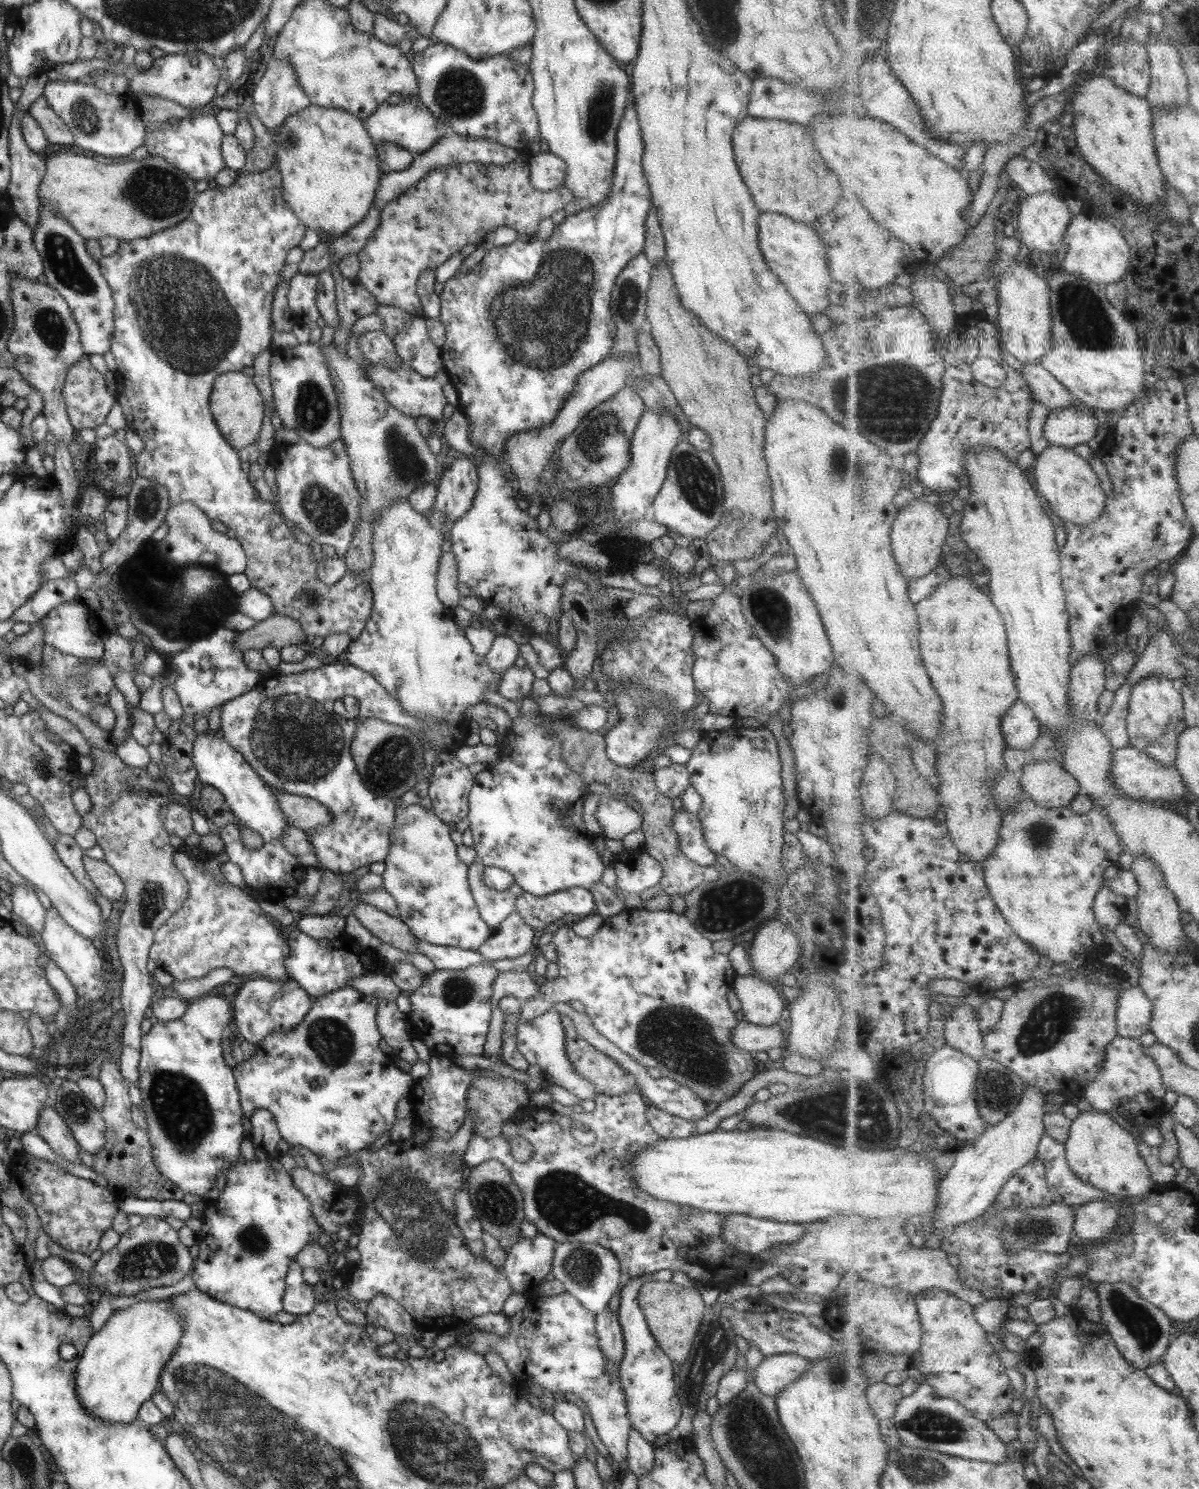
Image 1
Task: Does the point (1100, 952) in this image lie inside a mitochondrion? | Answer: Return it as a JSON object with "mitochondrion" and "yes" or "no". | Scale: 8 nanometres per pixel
{"mitochondrion":"no"}

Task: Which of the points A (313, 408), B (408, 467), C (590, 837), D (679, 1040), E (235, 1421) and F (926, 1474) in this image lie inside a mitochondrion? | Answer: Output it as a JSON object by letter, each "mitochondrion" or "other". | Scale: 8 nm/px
{"A":"mitochondrion","B":"mitochondrion","C":"other","D":"mitochondrion","E":"mitochondrion","F":"mitochondrion"}

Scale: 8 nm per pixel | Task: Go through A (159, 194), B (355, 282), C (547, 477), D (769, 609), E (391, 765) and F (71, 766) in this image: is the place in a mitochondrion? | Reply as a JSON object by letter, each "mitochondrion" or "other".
{"A":"mitochondrion","B":"other","C":"other","D":"mitochondrion","E":"mitochondrion","F":"mitochondrion"}

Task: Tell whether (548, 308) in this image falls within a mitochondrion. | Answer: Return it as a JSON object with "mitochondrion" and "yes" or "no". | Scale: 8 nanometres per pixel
{"mitochondrion":"yes"}

